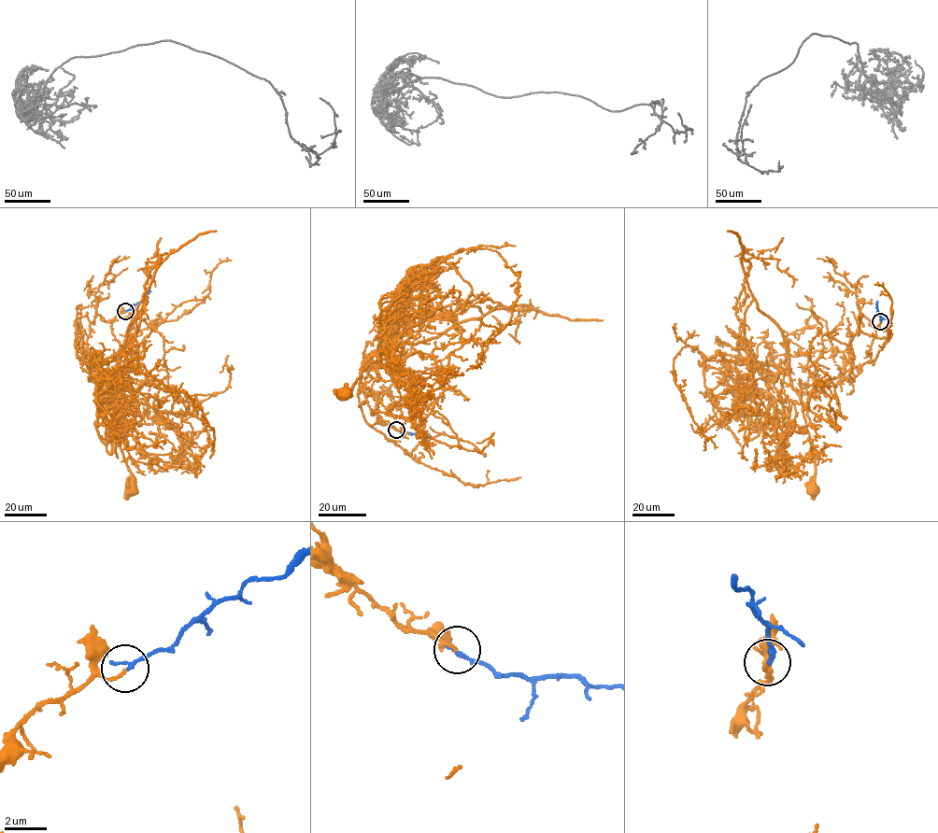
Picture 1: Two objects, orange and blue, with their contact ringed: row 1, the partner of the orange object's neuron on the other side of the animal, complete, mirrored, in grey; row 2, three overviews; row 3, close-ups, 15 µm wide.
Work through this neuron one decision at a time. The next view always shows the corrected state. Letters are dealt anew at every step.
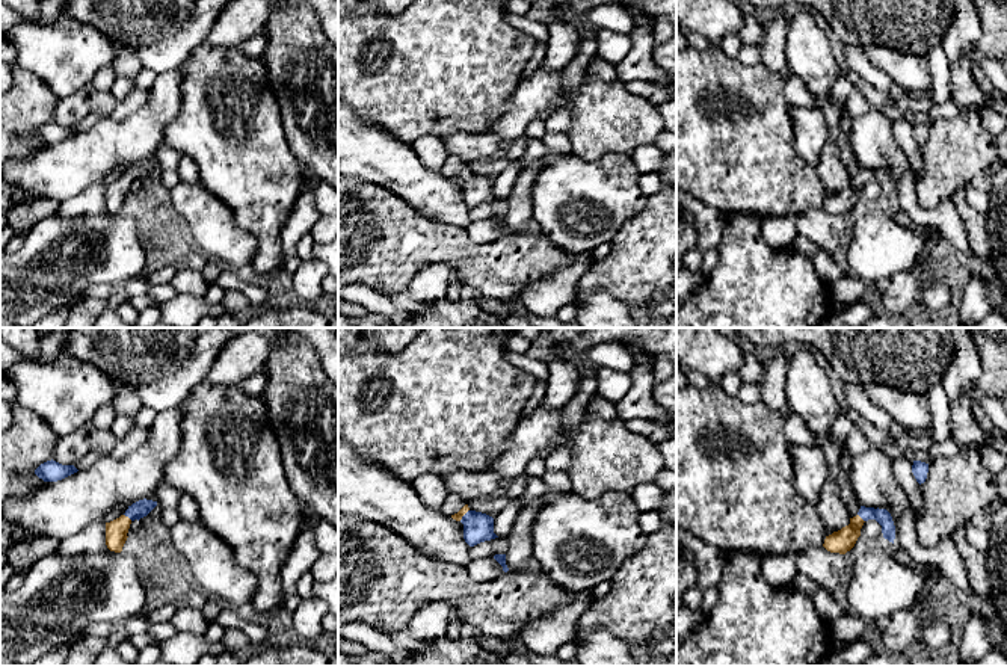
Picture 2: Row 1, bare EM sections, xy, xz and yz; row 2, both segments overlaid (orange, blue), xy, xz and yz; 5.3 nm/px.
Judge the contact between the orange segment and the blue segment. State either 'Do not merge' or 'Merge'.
Merge

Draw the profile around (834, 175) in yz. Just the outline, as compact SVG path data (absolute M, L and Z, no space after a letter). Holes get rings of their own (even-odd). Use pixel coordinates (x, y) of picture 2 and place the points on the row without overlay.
M829 139L823 148L815 172L826 190L832 190L833 193L838 193L850 186L850 175L842 165L838 145L833 139Z

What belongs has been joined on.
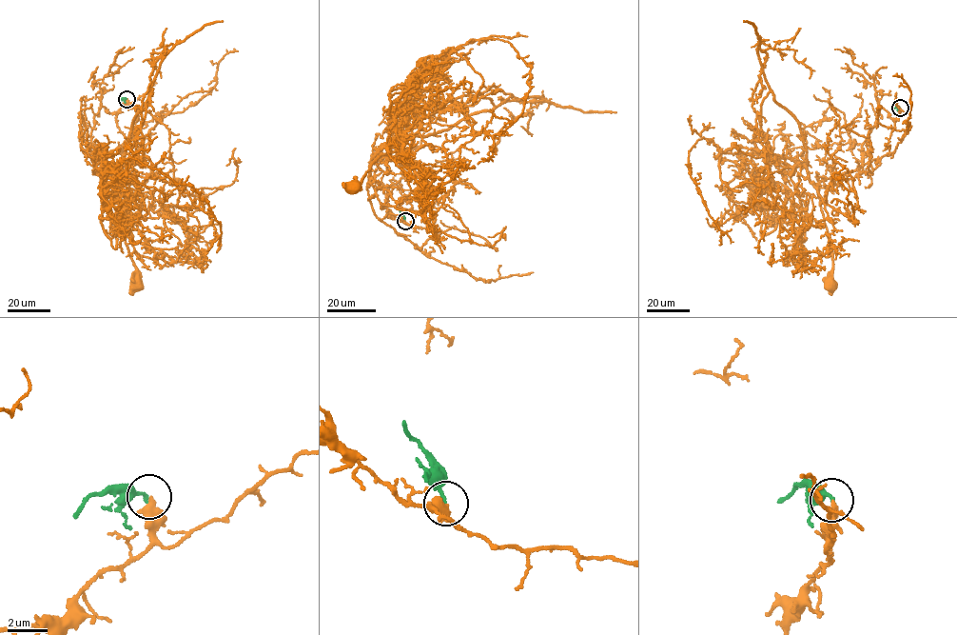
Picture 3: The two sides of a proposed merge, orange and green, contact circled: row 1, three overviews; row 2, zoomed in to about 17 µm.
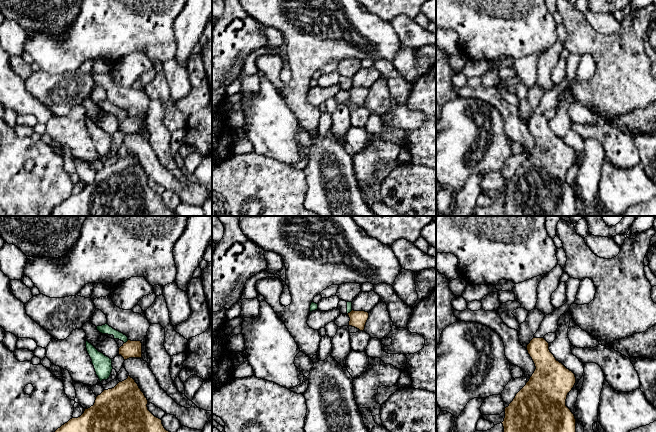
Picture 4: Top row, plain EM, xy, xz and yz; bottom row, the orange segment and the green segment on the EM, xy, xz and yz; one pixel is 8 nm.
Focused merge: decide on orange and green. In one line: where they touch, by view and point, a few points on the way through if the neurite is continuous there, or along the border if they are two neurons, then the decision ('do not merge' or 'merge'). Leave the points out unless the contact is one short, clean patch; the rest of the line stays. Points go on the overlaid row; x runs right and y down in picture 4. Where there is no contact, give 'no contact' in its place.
meets orange in xy at (127, 341); border along xy (128, 340), (124, 343); do not merge

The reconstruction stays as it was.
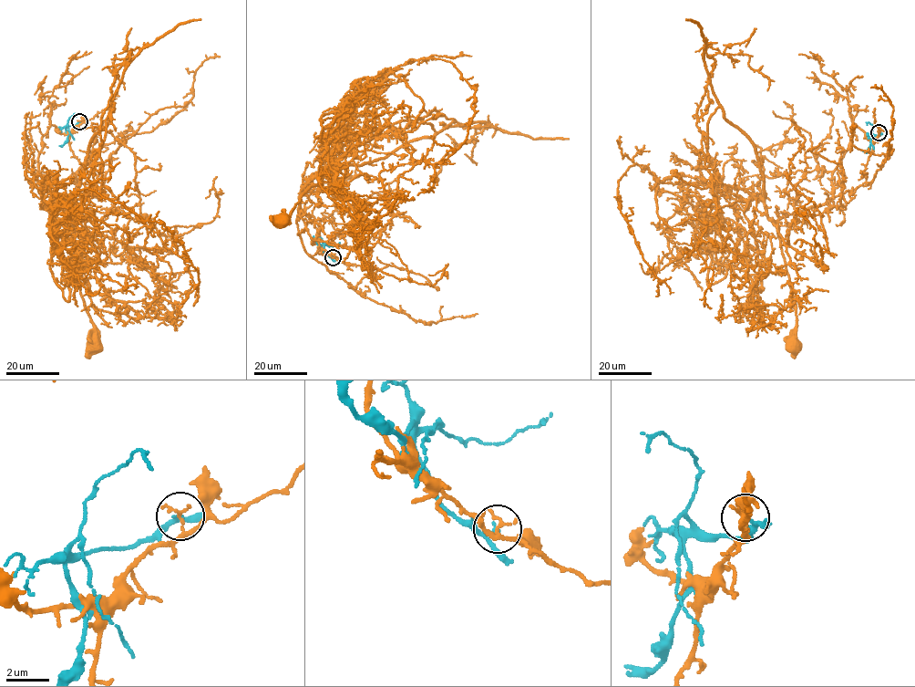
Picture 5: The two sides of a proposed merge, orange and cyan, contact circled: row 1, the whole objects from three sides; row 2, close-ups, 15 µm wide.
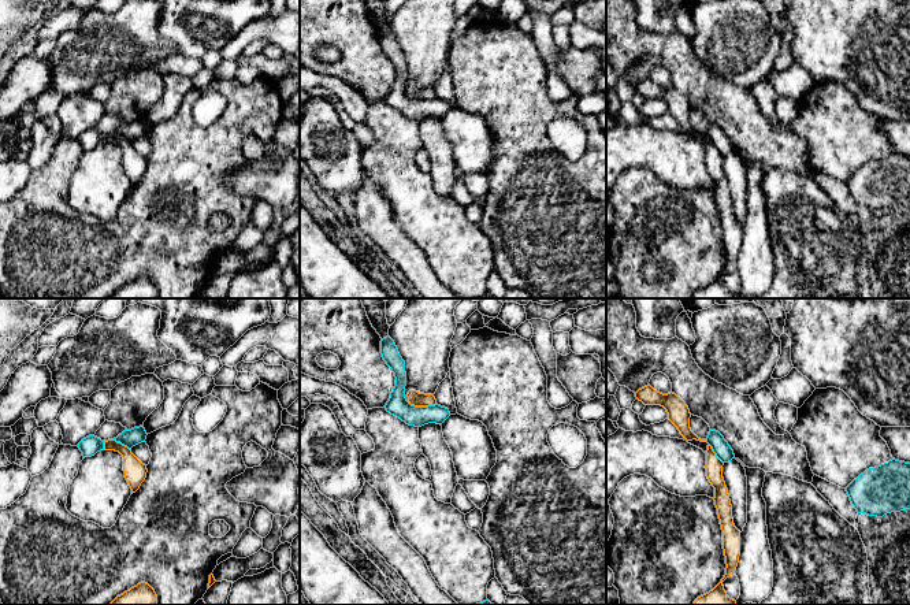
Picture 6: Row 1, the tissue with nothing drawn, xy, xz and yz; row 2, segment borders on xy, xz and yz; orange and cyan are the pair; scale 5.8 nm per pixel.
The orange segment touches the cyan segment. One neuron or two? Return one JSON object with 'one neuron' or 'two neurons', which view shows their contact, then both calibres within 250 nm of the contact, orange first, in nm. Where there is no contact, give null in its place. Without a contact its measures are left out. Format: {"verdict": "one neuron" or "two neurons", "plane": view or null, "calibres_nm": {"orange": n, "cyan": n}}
{"verdict": "two neurons", "plane": "xz", "calibres_nm": {"orange": 90, "cyan": 120}}

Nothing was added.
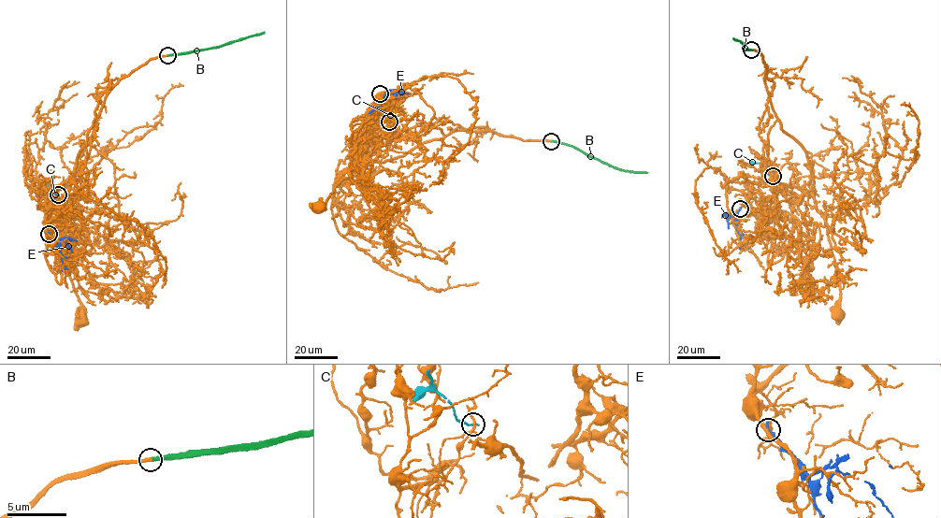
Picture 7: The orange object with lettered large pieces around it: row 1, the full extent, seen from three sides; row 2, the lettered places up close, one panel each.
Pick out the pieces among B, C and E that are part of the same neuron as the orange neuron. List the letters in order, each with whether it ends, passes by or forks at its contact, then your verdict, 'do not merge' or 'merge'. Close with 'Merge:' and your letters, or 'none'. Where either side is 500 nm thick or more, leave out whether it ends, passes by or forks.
B: it ends; merge
C: it ends; do not merge
E: it ends; do not merge
Merge: B

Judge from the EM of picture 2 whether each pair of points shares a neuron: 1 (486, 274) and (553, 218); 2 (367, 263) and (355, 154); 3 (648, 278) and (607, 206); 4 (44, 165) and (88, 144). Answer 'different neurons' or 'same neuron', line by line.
1: different neurons
2: different neurons
3: different neurons
4: same neuron

